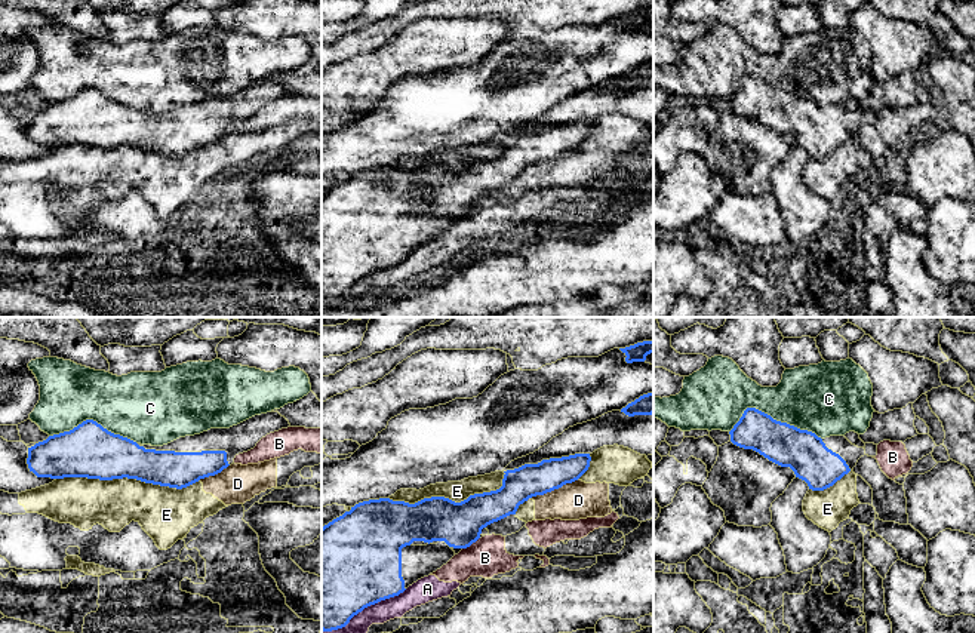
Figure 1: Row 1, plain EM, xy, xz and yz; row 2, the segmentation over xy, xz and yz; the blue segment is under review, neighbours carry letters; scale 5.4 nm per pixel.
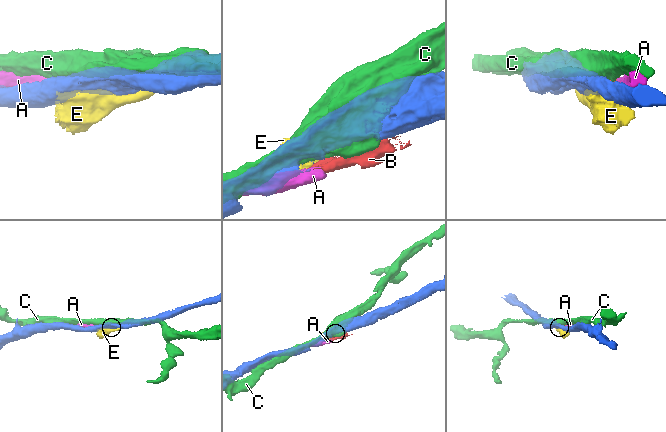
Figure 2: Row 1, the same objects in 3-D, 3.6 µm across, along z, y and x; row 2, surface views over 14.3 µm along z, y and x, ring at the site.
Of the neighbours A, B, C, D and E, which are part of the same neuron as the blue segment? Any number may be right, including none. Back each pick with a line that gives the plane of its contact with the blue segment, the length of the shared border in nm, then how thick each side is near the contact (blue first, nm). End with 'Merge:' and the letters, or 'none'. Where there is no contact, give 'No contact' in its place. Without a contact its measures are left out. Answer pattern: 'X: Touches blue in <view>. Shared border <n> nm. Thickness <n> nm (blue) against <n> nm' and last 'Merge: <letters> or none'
Merge: none

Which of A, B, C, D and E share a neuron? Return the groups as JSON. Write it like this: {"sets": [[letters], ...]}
{"sets": [["A", "B"], ["C"], ["D", "E"]]}

